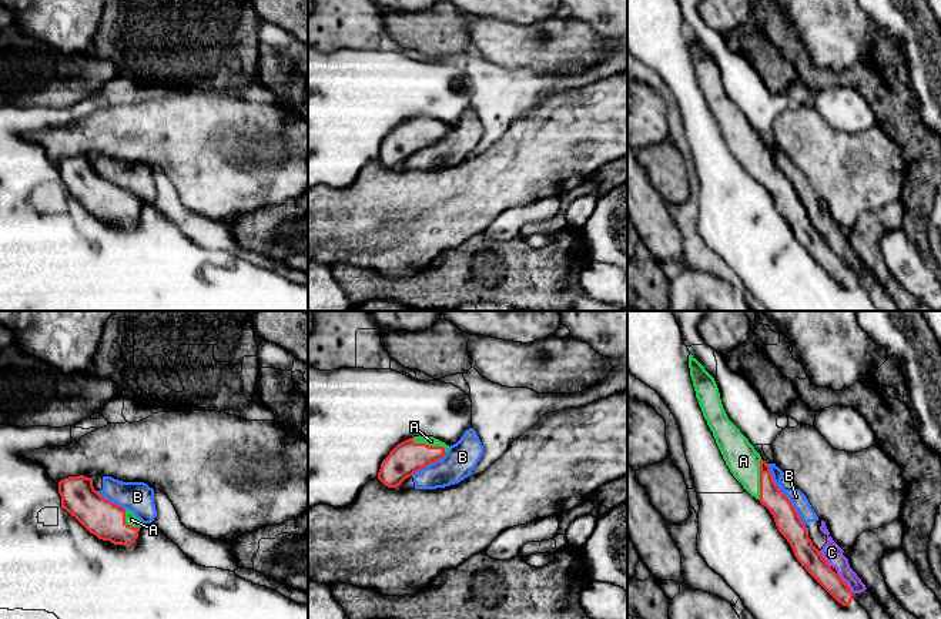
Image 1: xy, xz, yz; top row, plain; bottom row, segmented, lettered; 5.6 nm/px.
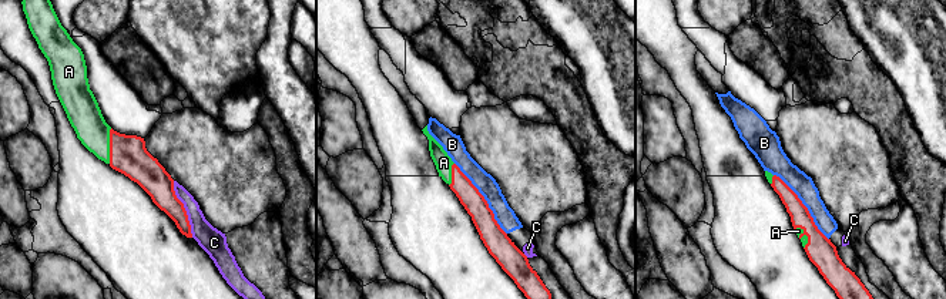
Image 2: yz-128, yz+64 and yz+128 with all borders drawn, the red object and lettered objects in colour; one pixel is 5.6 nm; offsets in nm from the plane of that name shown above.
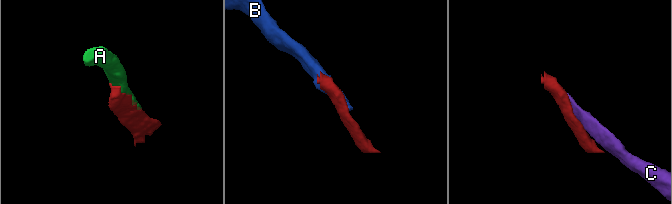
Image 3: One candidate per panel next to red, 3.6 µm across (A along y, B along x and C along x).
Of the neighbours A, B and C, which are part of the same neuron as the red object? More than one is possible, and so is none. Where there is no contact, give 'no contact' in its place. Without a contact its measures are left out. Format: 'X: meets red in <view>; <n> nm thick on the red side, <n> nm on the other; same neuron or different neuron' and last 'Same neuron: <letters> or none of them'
A: meets red in yz; 140 nm thick on the red side, 190 nm on the other; same neuron
B: meets red in yz; 140 nm thick on the red side, 90 nm on the other; different neuron
C: meets red in yz; 120 nm thick on the red side, 110 nm on the other; different neuron
Same neuron: A

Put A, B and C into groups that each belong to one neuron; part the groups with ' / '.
A / B C

